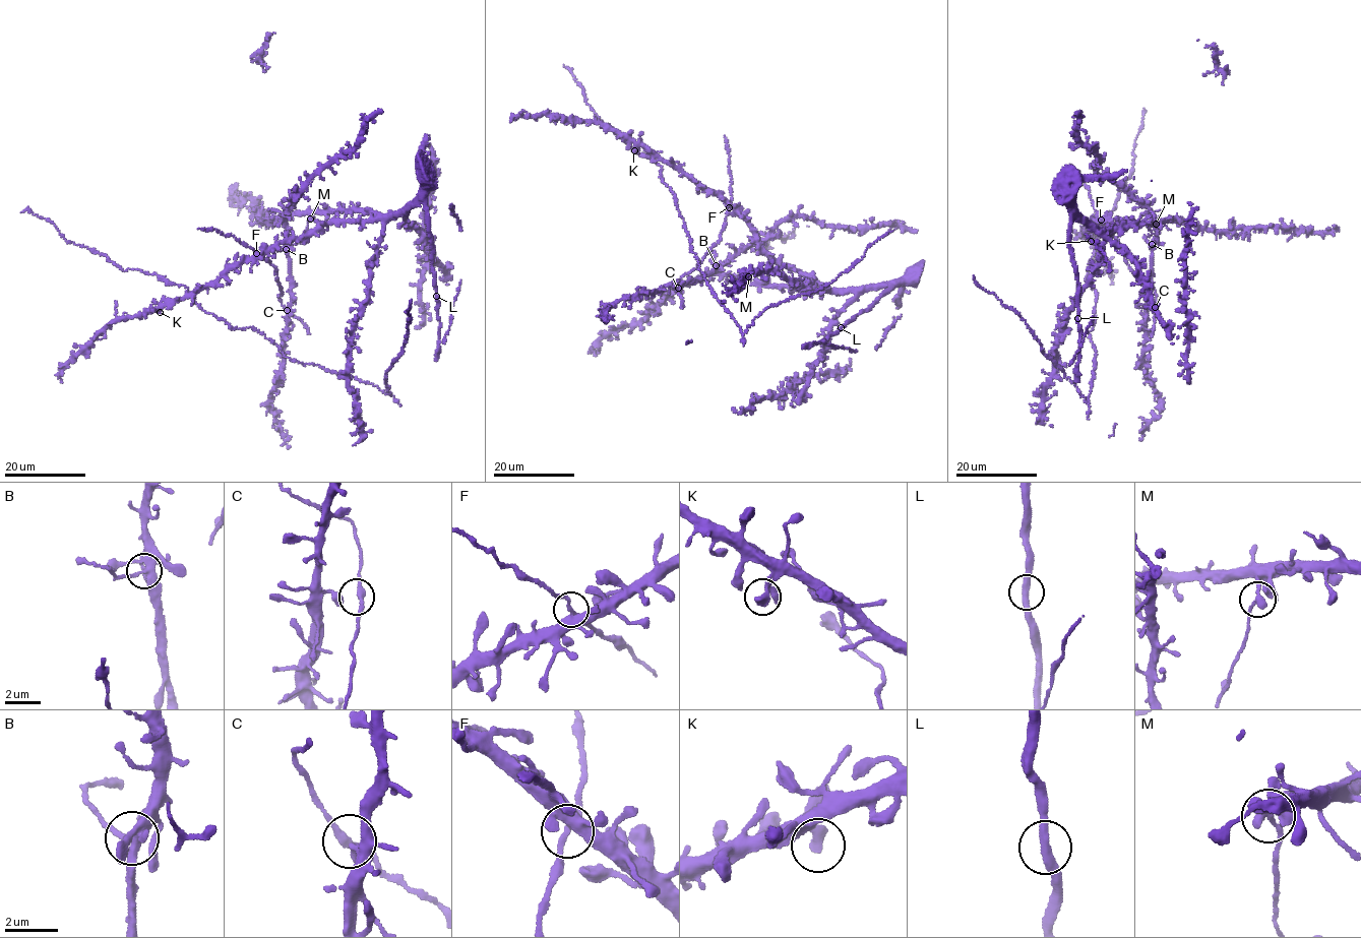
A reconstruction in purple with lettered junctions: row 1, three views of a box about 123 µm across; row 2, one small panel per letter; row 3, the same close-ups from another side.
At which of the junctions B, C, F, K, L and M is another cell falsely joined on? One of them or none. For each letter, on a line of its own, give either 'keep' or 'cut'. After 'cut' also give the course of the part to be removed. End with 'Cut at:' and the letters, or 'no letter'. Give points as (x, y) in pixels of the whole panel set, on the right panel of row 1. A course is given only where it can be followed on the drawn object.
B: keep
C: keep
F: keep
K: keep
L: keep
M: cut; course (1156, 224), (1157, 241), (1164, 243)
Cut at: M

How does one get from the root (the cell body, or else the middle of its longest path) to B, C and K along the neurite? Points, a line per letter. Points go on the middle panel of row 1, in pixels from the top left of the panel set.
B: (718, 196), (729, 206), (721, 237), (695, 267), (679, 278), (678, 288), (713, 271), (716, 265)
C: (718, 196), (729, 206), (721, 237), (695, 267), (679, 278), (678, 288)
K: (718, 196), (639, 145), (634, 150)

